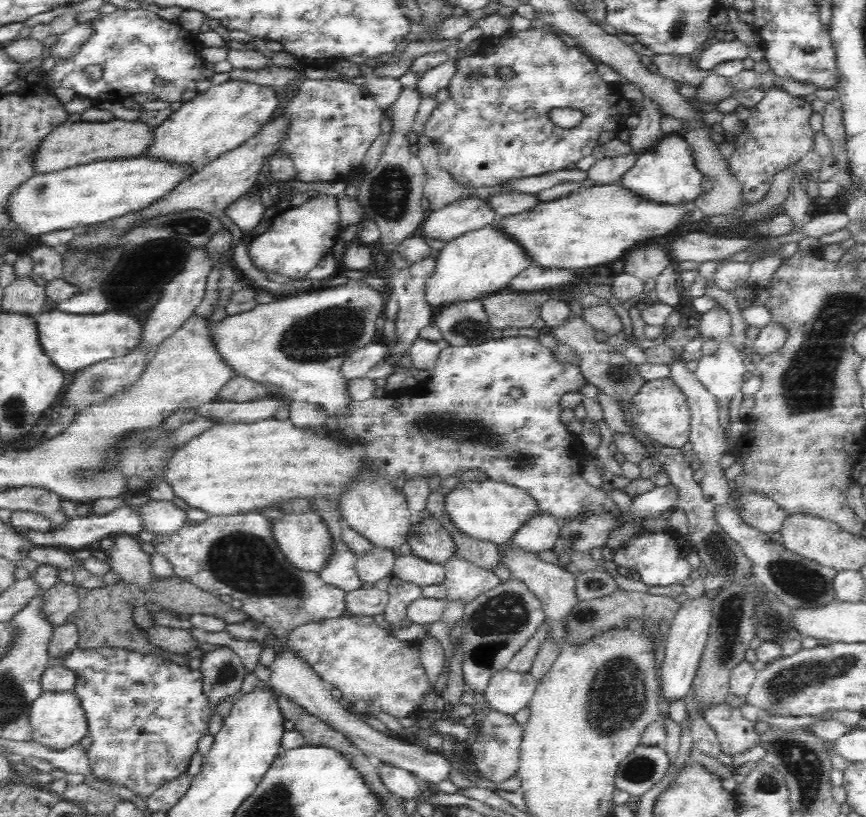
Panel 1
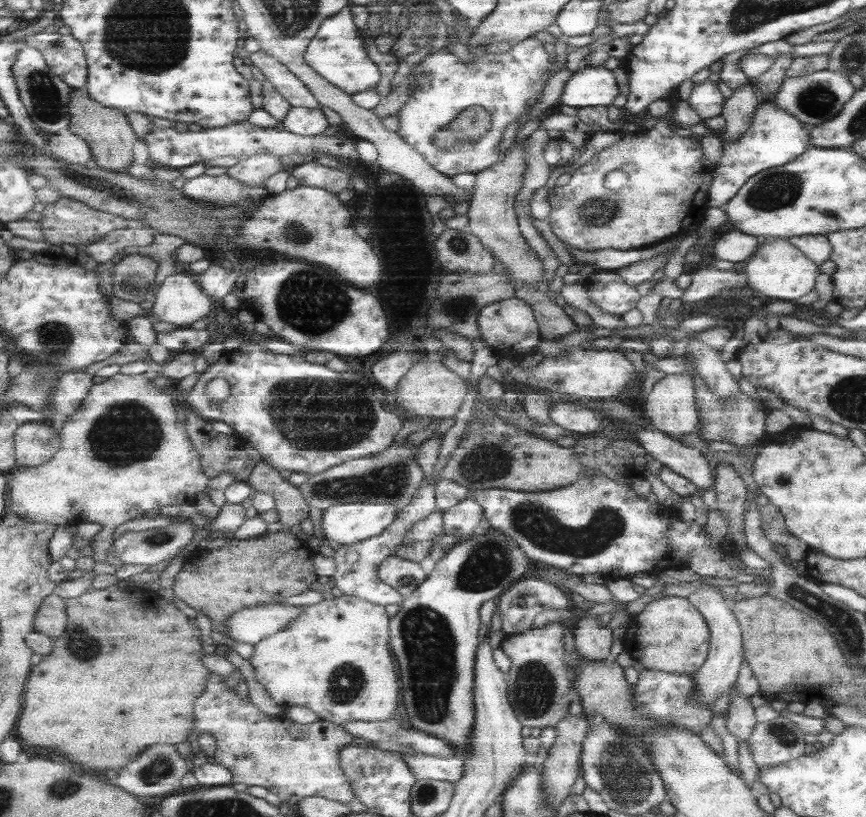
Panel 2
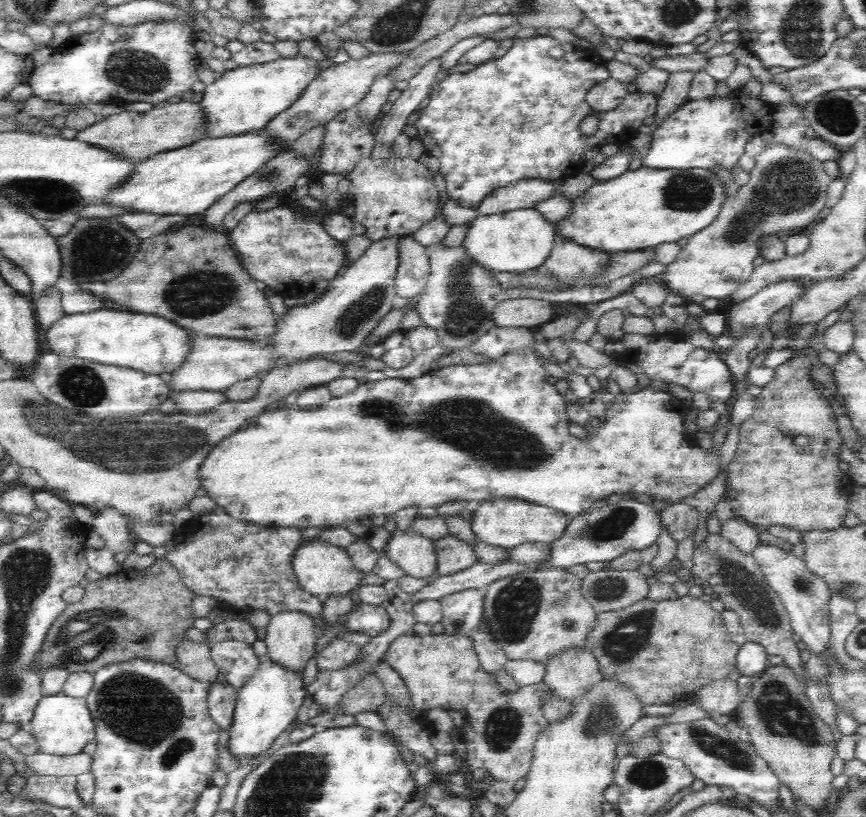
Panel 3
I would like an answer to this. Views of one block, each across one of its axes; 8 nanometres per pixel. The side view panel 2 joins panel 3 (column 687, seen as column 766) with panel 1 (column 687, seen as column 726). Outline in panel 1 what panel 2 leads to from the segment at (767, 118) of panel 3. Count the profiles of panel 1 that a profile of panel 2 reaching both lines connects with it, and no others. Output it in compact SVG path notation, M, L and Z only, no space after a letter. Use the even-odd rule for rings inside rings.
M676 133L666 134L641 153L636 164L622 176L621 184L644 198L664 204L693 202L703 188L691 146Z

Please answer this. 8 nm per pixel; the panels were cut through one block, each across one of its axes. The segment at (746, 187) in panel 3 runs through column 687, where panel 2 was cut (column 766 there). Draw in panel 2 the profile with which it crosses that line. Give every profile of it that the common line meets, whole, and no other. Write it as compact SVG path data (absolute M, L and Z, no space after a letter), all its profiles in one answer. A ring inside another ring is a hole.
M761 238L756 250L745 260L742 270L746 287L755 290L756 296L768 301L793 301L814 290L815 278L819 268L804 254L801 254L791 242L781 238Z

